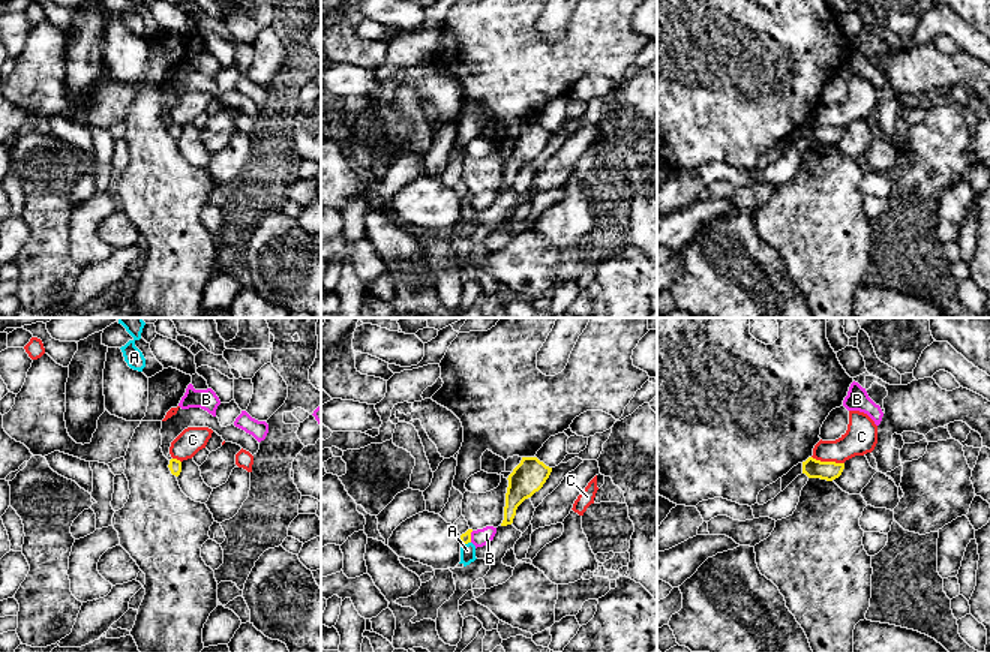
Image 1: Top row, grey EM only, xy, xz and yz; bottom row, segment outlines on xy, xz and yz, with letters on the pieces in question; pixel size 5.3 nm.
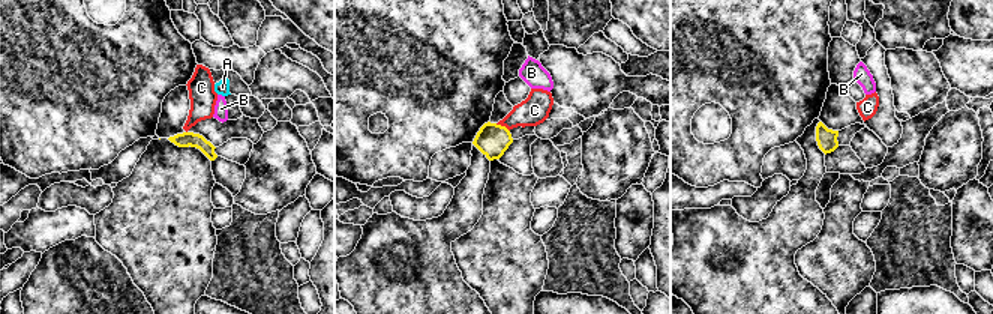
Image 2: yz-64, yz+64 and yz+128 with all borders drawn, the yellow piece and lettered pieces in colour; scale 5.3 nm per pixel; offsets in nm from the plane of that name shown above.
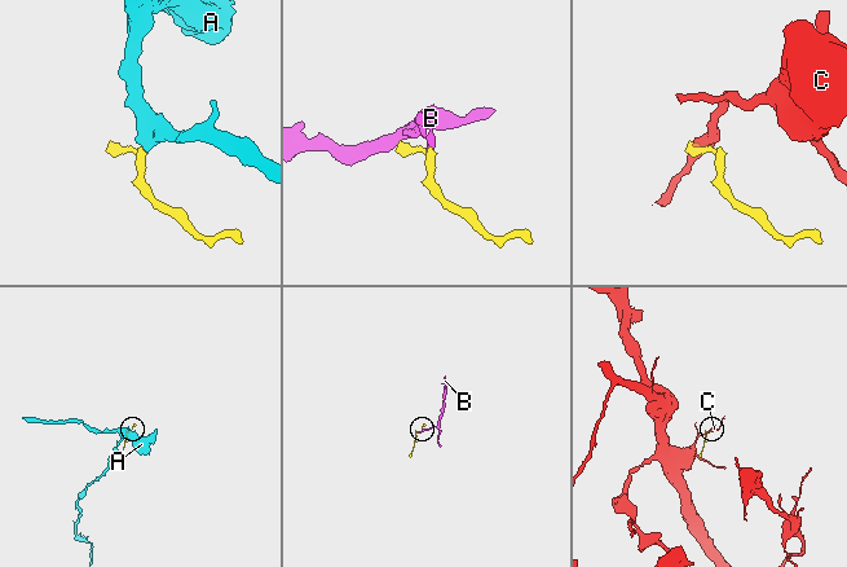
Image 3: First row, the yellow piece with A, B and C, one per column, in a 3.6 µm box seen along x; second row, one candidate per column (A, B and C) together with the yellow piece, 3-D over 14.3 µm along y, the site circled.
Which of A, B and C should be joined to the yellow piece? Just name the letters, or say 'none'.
A

